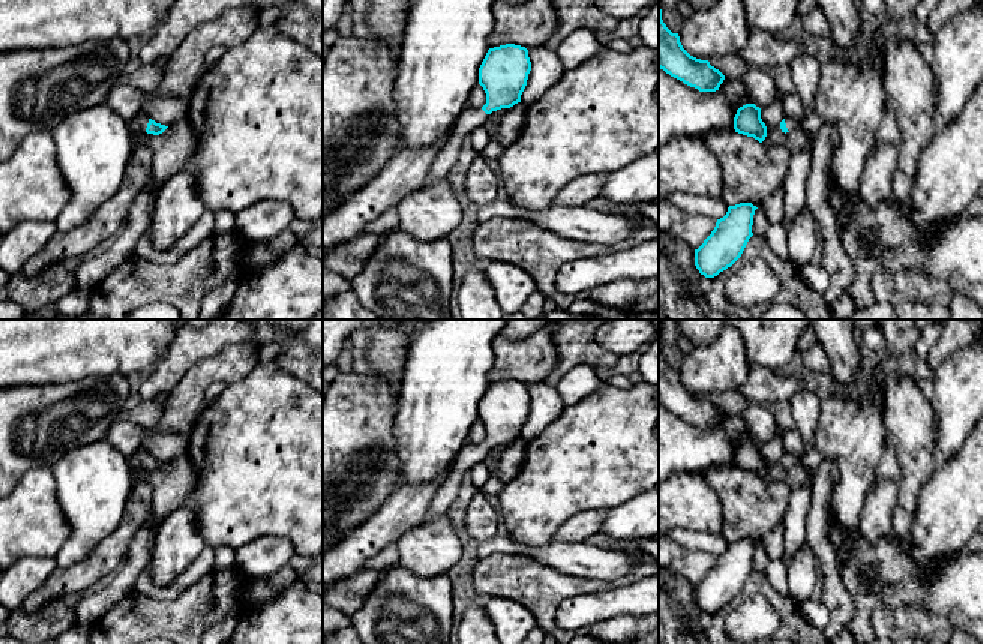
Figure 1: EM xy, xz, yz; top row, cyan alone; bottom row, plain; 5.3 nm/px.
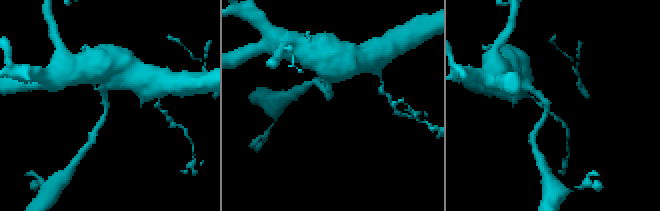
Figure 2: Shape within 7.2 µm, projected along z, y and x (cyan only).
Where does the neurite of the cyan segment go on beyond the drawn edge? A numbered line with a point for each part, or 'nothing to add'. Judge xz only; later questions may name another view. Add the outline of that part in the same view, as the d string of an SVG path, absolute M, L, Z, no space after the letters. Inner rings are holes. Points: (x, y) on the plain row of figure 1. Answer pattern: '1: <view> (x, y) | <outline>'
1: xz (470, 455) | M467 444L462 447L449 470L447 480L434 495L422 524L431 522L441 515L446 515L459 492L462 477L470 471L471 467L483 462L486 453L488 450L482 444Z

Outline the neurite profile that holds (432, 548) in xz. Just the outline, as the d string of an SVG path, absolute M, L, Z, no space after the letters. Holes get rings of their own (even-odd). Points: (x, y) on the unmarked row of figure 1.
M447 515L420 524L399 540L399 564L420 578L449 573L462 555L462 543Z

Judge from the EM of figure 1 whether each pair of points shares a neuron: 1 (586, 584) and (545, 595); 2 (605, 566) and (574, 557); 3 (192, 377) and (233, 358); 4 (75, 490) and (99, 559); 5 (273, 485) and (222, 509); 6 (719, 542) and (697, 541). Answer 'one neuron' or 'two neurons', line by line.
1: one neuron
2: one neuron
3: one neuron
4: two neurons
5: one neuron
6: one neuron

